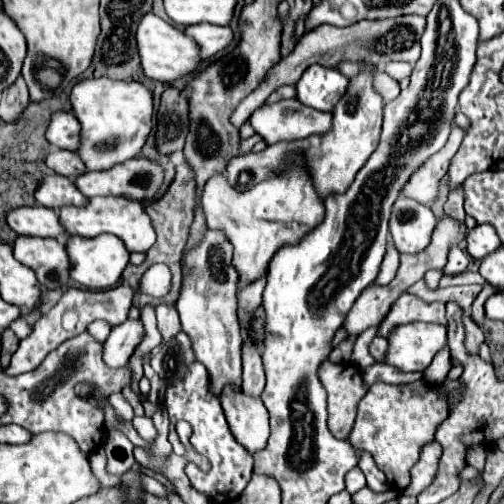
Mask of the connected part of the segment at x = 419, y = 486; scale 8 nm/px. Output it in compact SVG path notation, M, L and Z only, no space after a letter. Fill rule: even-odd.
M432 441L422 449L420 461L418 465L412 469L412 483L404 489L404 495L412 495L416 497L424 487L428 487L436 475L436 467L438 467L438 459L442 455L442 447Z

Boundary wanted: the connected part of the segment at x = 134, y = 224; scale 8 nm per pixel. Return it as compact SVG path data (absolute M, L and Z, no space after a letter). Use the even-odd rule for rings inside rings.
M94 197L86 207L62 207L60 223L66 227L70 235L82 237L96 237L102 233L118 235L126 243L128 251L148 251L156 241L156 231L144 205L140 201L132 201L126 197Z

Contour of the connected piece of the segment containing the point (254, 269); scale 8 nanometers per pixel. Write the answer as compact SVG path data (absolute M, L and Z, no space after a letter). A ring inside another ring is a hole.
M290 163L282 175L266 179L240 195L232 195L232 187L224 175L214 175L204 187L202 207L208 227L220 229L232 243L232 263L238 271L240 287L254 283L254 279L262 279L268 273L274 251L286 243L296 243L296 239L302 239L302 235L314 229L324 215L324 205L302 163Z

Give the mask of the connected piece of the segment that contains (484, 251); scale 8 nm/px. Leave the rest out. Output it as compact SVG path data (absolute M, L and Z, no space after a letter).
M482 223L482 225L476 225L474 229L470 229L466 235L466 243L468 243L466 251L474 259L484 259L488 253L492 253L494 249L498 249L502 245L494 227L490 227L488 223Z

